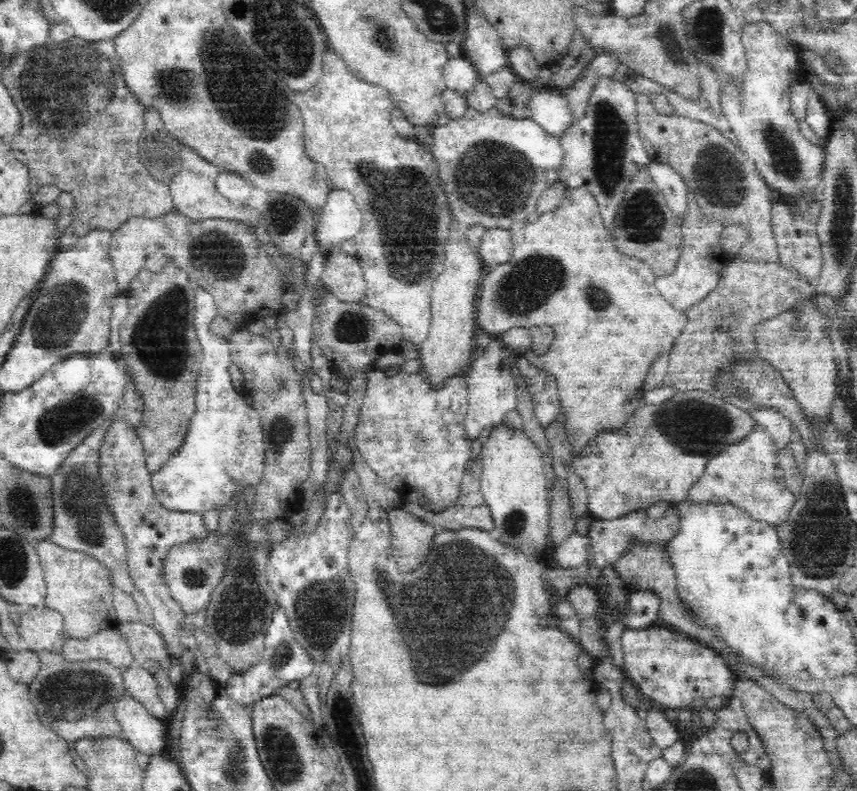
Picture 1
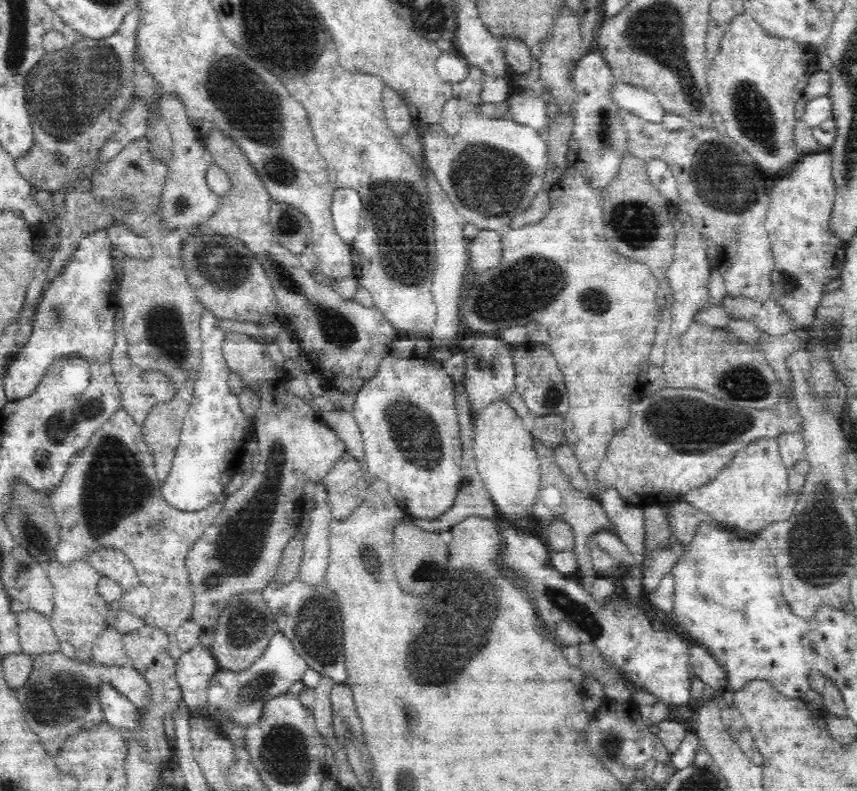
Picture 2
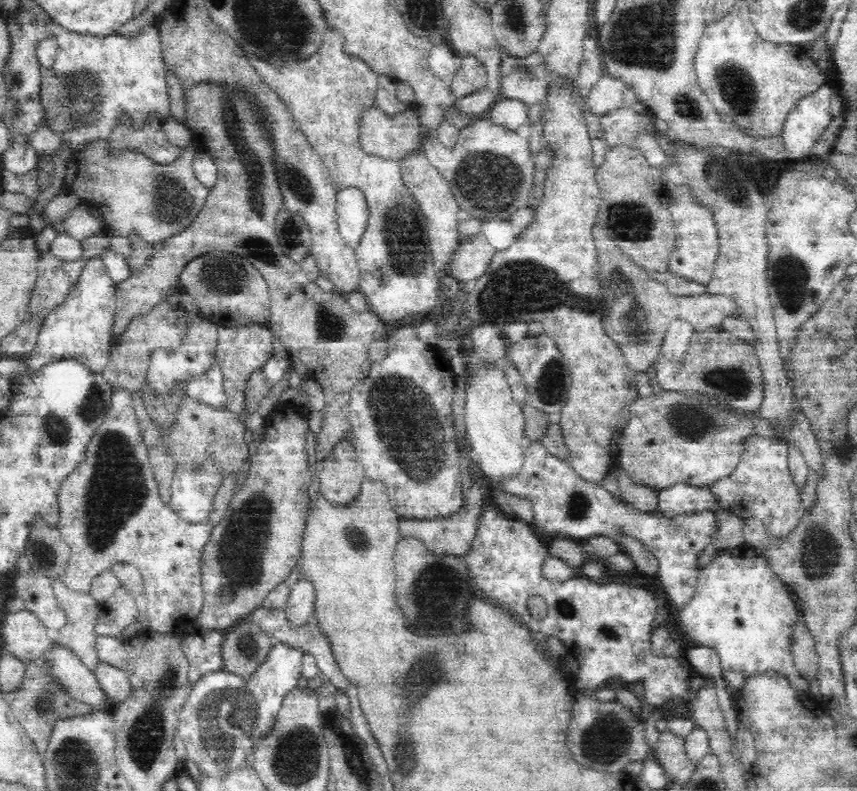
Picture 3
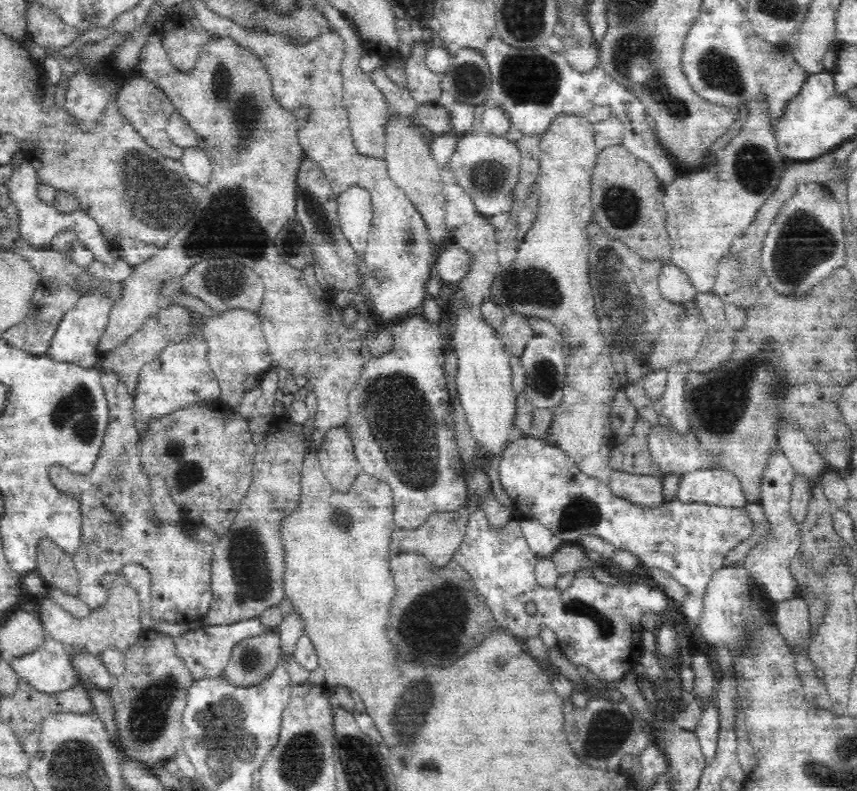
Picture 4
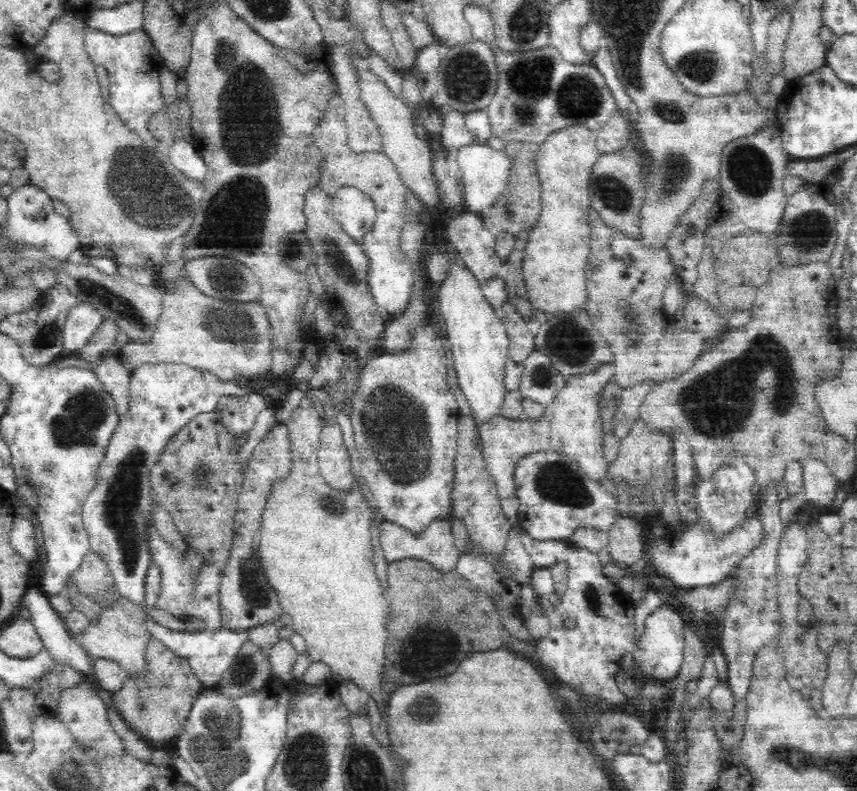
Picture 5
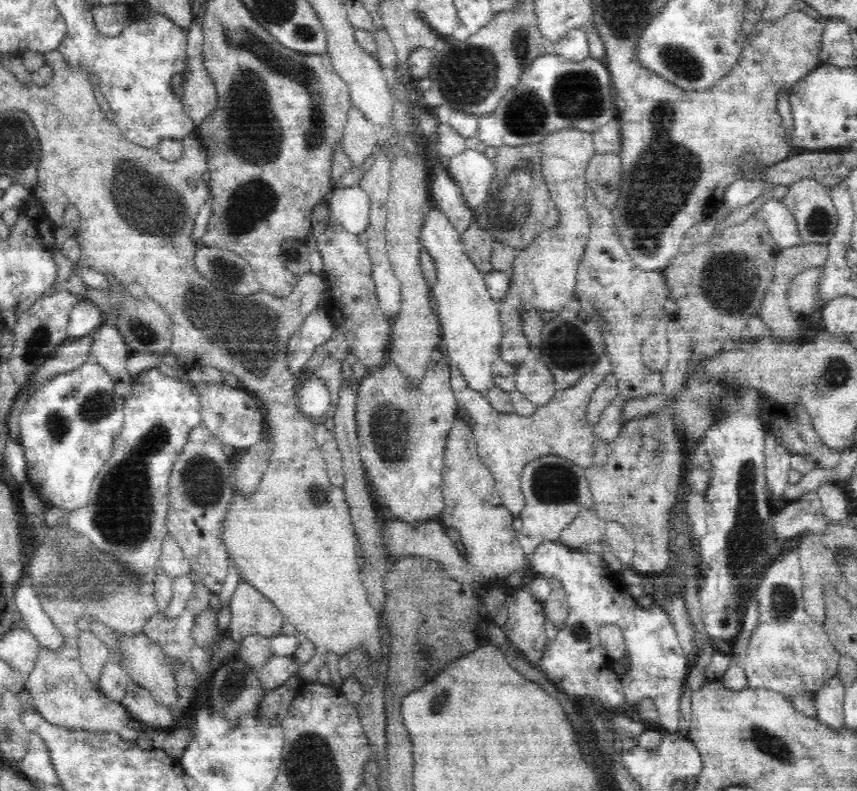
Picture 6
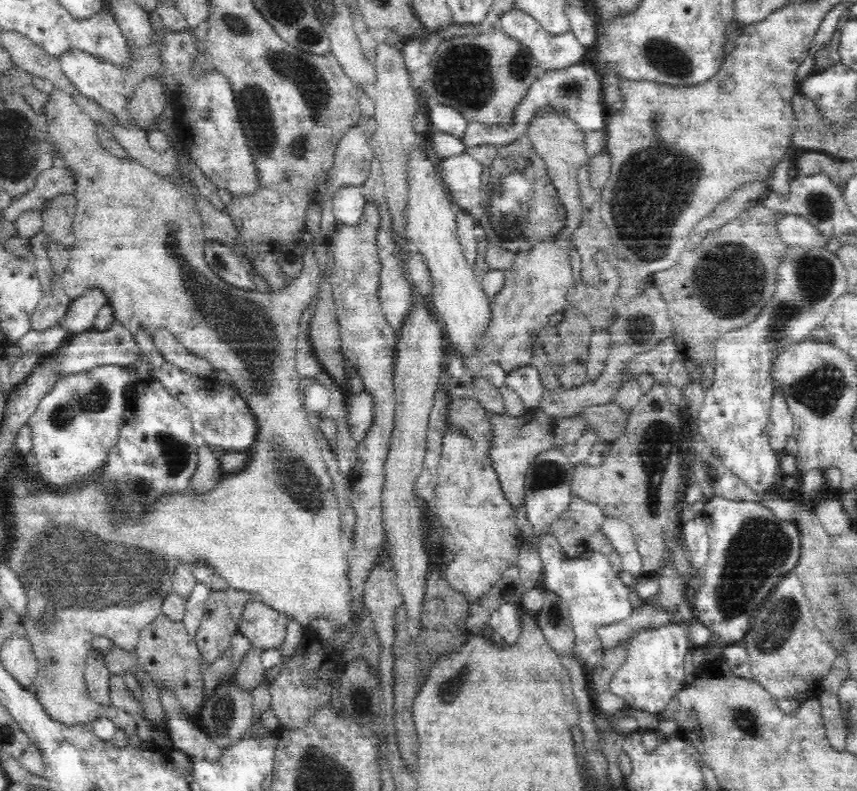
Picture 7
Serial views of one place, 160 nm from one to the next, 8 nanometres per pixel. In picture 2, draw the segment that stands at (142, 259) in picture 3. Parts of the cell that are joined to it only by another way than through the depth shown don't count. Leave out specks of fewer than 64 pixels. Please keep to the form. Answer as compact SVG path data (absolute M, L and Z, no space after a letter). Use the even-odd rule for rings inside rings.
M142 136L124 144L123 148L115 156L107 159L93 176L95 192L98 192L99 196L108 196L106 202L111 201L109 200L110 194L120 192L120 190L135 192L135 195L139 196L138 212L123 222L130 227L137 238L149 239L155 250L155 258L148 263L136 259L130 259L127 262L127 274L124 275L123 282L119 284L117 296L119 306L124 313L123 325L128 342L128 355L132 363L144 371L161 371L174 384L174 397L166 400L162 407L149 413L144 422L140 424L142 438L152 455L152 466L158 479L164 479L170 468L172 456L180 440L185 413L192 405L193 390L201 364L201 339L198 326L201 300L197 297L195 288L189 283L187 273L179 259L180 228L171 226L164 214L164 187L168 171L166 160L153 161L150 159L146 139Z

